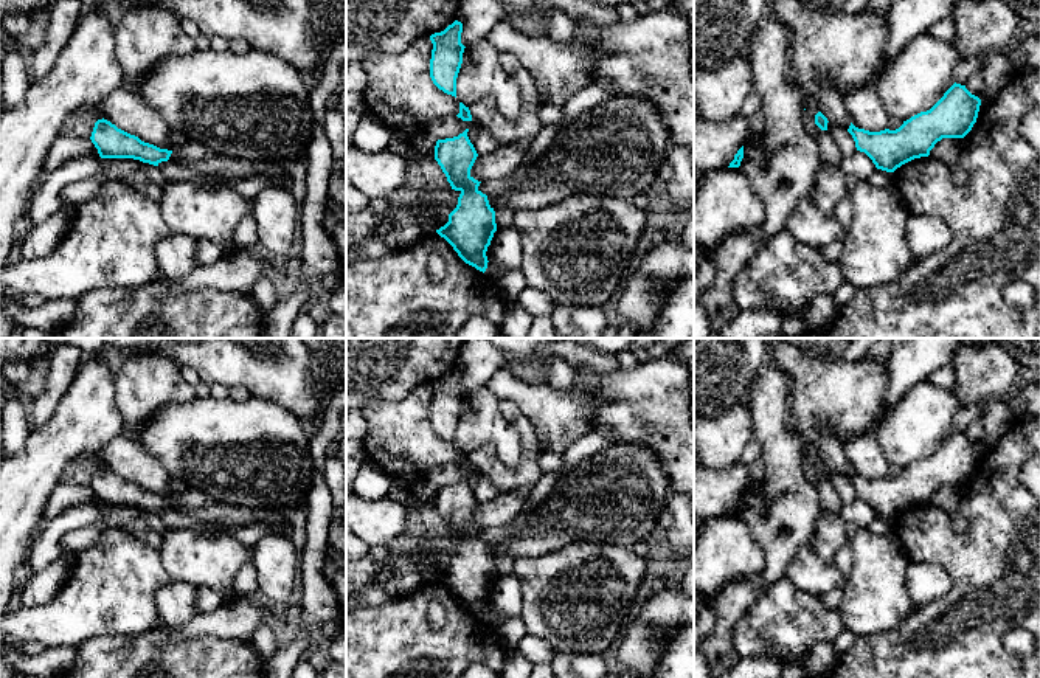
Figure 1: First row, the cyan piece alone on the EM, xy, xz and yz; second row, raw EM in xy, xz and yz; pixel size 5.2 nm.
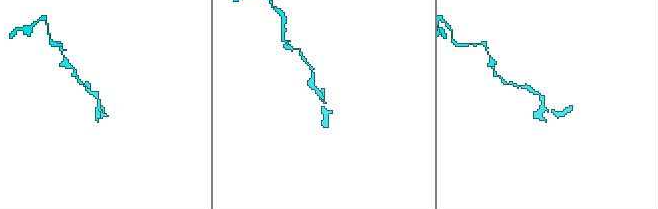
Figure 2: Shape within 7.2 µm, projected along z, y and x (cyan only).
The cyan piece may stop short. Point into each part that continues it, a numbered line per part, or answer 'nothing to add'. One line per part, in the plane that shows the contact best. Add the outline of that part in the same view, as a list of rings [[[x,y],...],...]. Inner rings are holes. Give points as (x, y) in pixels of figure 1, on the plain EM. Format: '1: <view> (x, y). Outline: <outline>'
1: xy (193, 501). Outline: [[[186,489],[180,493],[174,493],[169,504],[171,509],[179,509],[202,521],[247,528],[264,521],[269,514],[276,510],[248,509],[234,504],[227,504],[213,500],[199,489]]]

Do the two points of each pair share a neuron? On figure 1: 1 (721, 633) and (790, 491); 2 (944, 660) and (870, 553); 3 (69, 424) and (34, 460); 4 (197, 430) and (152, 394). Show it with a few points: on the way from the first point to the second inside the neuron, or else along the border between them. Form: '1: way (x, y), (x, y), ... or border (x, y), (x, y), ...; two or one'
1: way (745, 598), (776, 565), (780, 526); one
2: border (913, 607), (896, 627), (880, 632); two
3: way (61, 433), (44, 450); one
4: border (194, 396), (187, 402), (165, 404), (138, 428); two

